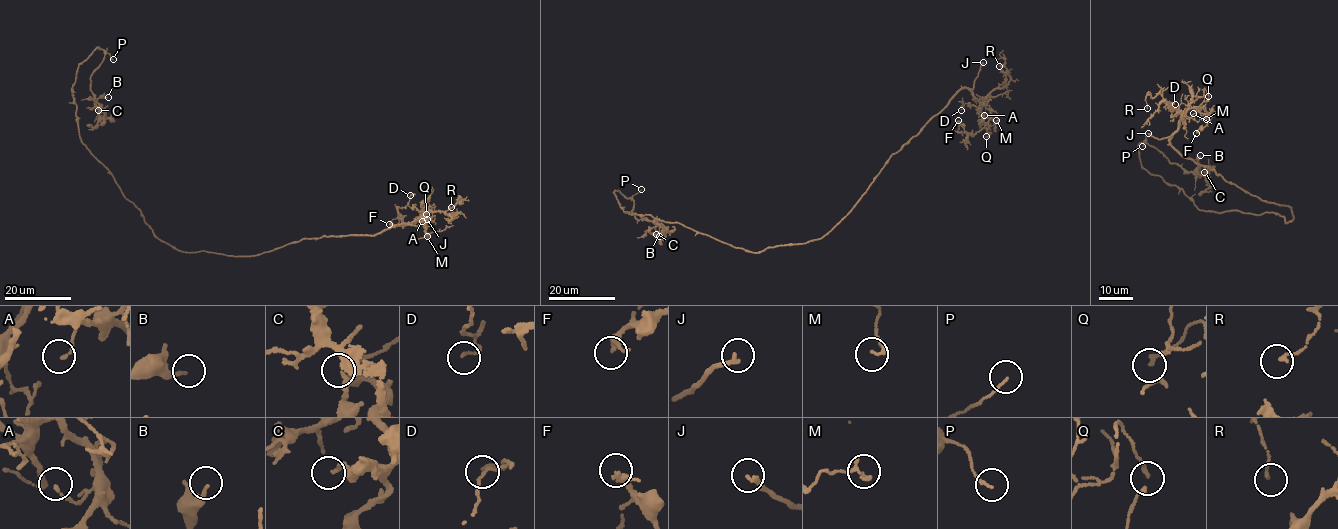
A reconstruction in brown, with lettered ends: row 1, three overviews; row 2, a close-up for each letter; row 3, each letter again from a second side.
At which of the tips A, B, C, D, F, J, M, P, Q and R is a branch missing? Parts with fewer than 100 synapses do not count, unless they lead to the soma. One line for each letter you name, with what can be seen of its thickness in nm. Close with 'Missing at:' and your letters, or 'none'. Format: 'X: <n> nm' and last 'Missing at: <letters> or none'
J: 240 nm
Missing at: J

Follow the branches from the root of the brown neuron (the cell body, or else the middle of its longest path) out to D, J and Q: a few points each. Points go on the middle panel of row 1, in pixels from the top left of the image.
D: (790, 245), (828, 232), (890, 155), (952, 95), (969, 89), (979, 106), (962, 102), (961, 110)
J: (790, 245), (819, 239), (832, 229), (865, 192), (890, 155), (952, 95), (973, 87), (983, 62)
Q: (790, 245), (819, 239), (832, 229), (890, 155), (963, 88), (979, 102), (991, 132), (986, 136)

